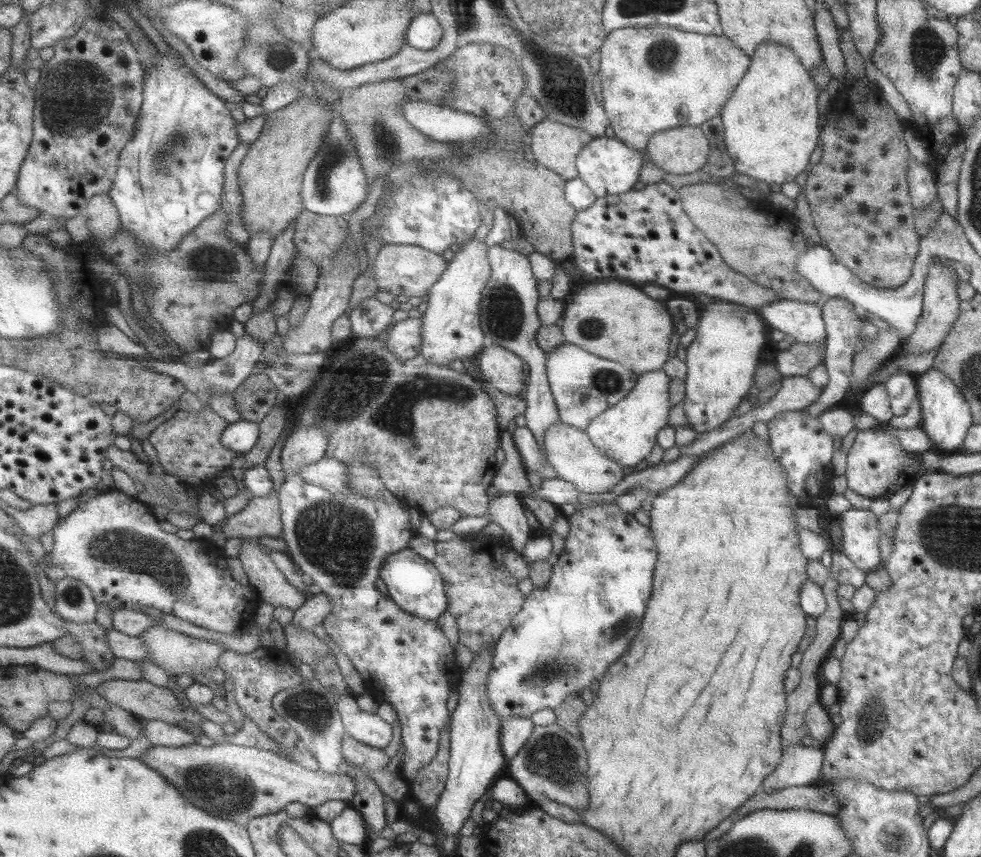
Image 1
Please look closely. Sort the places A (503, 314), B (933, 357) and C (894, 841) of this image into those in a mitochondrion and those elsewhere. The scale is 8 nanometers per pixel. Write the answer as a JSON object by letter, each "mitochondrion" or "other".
{"A":"mitochondrion","B":"other","C":"mitochondrion"}

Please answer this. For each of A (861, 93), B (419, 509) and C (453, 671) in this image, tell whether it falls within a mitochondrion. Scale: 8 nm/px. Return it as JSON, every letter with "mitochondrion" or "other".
{"A":"other","B":"other","C":"other"}

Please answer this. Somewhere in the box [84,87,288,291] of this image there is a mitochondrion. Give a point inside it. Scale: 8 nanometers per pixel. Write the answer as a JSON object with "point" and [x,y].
{"point":[224,267]}

